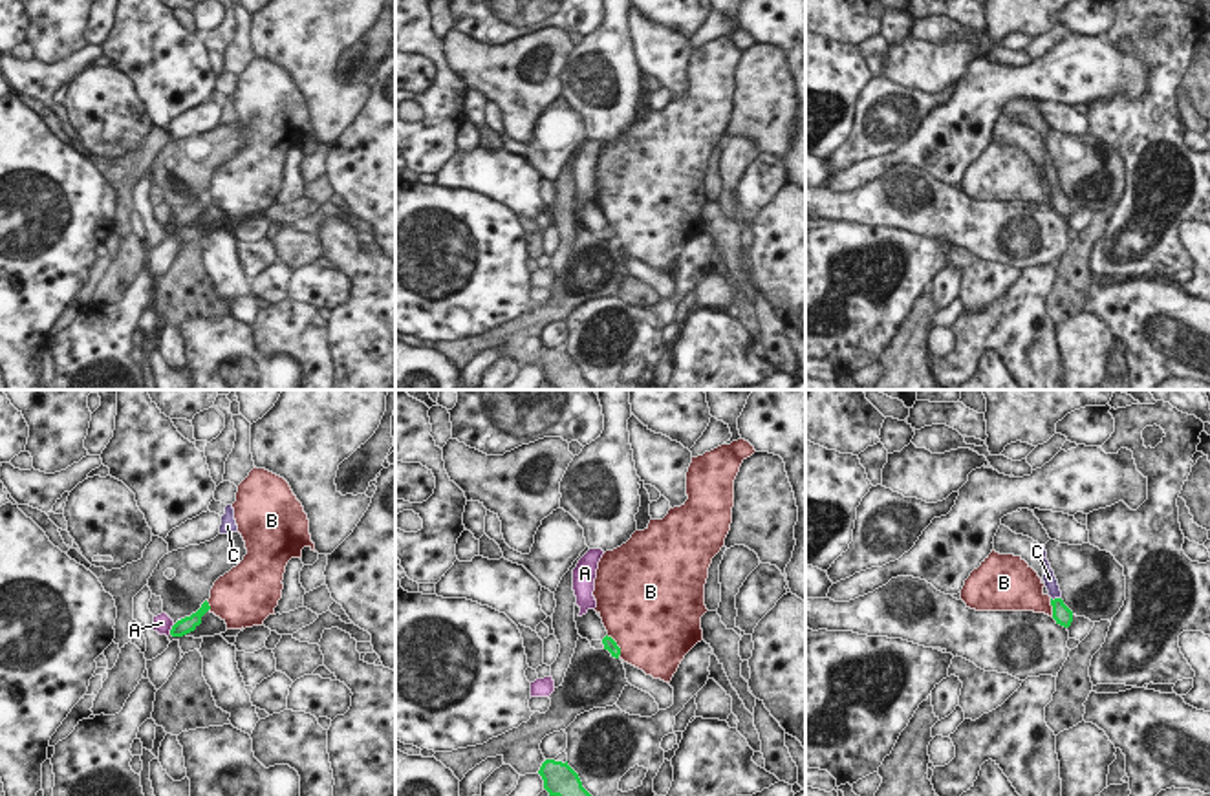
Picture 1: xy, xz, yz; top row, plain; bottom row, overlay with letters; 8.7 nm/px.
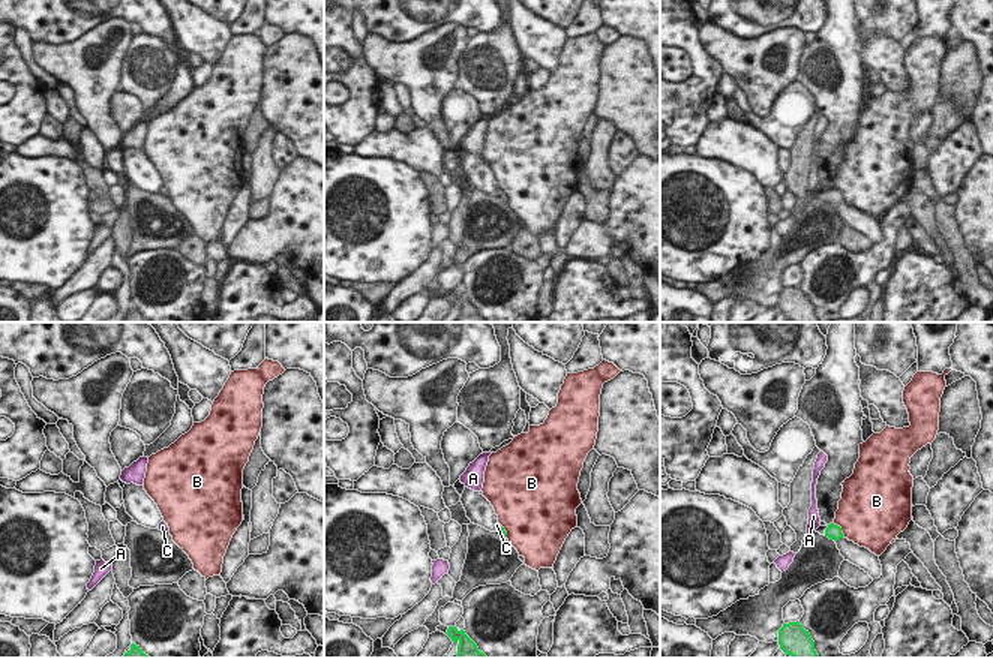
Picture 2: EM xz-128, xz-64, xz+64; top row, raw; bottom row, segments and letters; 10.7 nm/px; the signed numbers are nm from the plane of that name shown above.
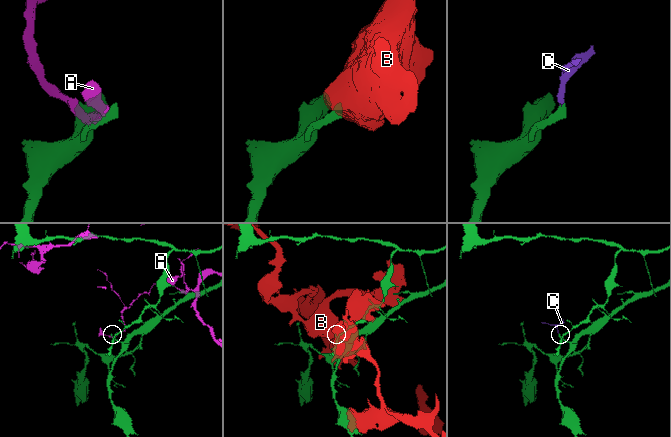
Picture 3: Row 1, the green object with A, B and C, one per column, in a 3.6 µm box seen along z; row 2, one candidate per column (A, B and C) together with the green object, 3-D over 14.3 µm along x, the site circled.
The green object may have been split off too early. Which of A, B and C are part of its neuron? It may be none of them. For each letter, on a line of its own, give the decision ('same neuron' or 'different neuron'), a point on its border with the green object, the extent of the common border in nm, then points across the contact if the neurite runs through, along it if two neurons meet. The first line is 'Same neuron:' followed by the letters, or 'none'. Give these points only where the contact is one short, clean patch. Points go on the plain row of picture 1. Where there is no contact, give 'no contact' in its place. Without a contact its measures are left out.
Same neuron: C
A: different neuron; contact xy (171, 220); length 110 nm; border xy (174, 215), (169, 224)
B: different neuron; contact xz (615, 235); length 220 nm
C: same neuron; contact yz (1057, 189); length 100 nm; way yz (1060, 202), (1057, 189), (1049, 169)

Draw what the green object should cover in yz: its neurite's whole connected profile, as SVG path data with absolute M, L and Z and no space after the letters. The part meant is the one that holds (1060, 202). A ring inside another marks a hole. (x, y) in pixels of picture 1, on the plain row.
M1042 137L1042 143L1043 143L1043 146L1042 146L1043 172L1049 181L1049 187L1051 187L1053 209L1056 210L1056 214L1069 218L1073 212L1073 201L1062 190L1062 181L1060 181L1058 170L1054 167L1054 161L1051 159L1049 150L1045 148L1047 146L1045 137Z

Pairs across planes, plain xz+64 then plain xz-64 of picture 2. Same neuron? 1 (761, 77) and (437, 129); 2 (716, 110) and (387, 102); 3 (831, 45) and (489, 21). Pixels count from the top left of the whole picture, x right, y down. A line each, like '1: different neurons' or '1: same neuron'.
1: same neuron
2: different neurons
3: different neurons

